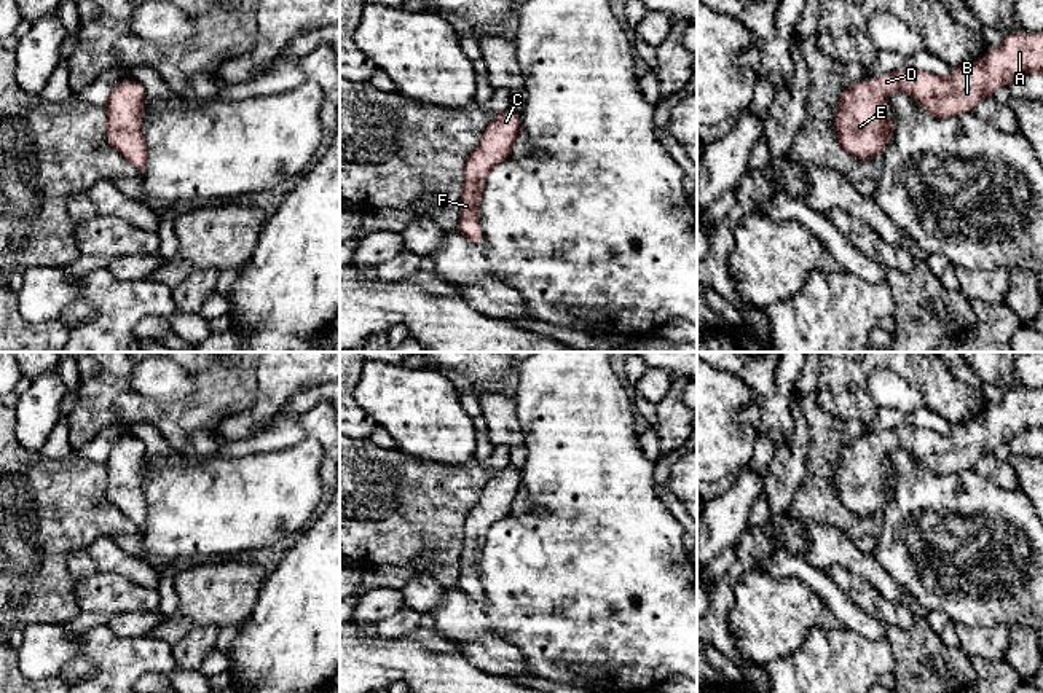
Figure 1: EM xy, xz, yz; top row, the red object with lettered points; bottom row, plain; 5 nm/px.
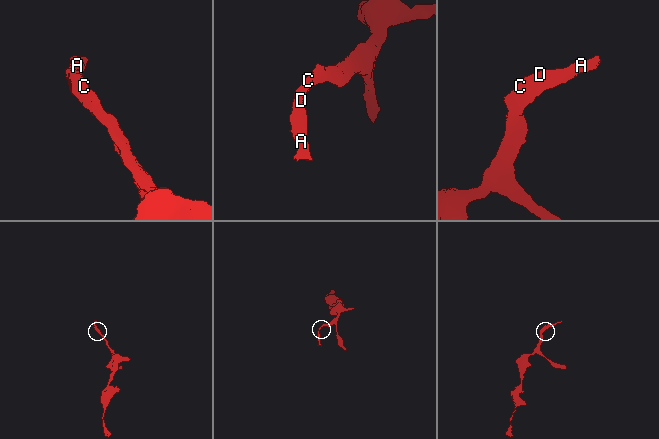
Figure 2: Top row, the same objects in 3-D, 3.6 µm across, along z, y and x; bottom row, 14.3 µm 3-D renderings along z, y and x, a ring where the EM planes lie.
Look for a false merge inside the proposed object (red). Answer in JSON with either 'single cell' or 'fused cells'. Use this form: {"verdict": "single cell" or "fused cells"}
{"verdict": "single cell"}

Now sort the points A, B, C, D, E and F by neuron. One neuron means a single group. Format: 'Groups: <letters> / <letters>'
Groups: A B C D E F

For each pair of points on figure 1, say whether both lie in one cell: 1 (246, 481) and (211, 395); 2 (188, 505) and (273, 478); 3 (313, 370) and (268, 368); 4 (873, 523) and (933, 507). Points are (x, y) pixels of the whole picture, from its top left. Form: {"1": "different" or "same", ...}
{"1": "different", "2": "same", "3": "same", "4": "different"}

